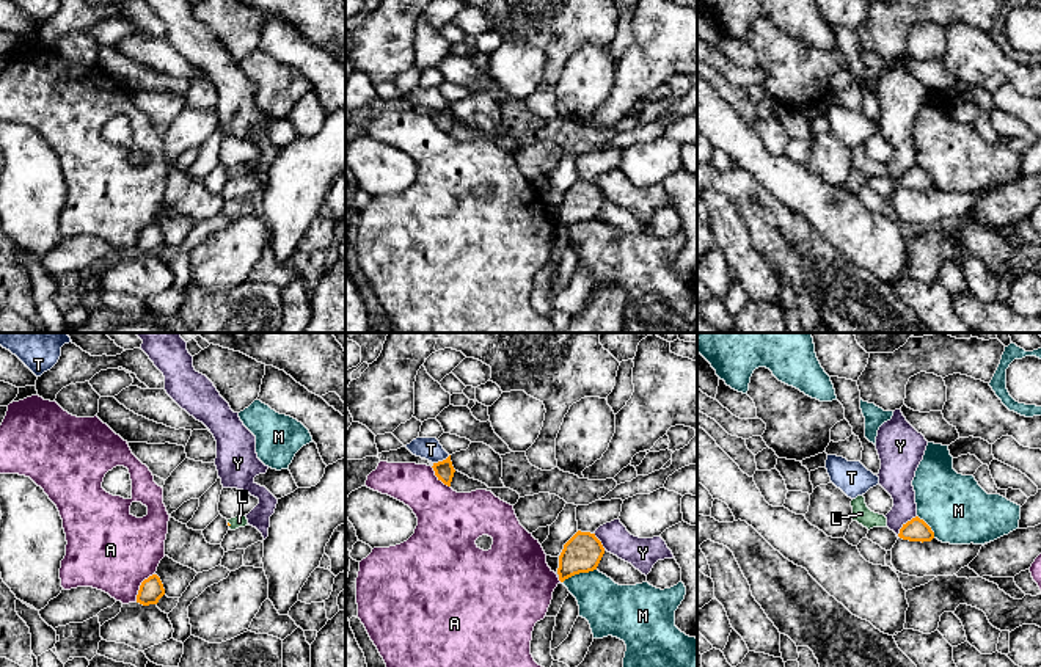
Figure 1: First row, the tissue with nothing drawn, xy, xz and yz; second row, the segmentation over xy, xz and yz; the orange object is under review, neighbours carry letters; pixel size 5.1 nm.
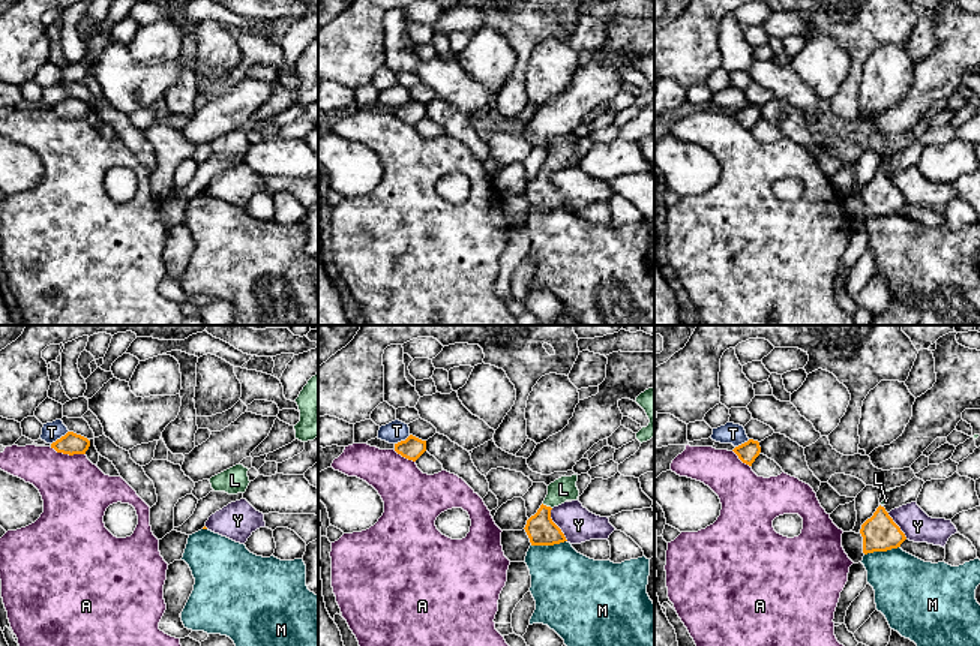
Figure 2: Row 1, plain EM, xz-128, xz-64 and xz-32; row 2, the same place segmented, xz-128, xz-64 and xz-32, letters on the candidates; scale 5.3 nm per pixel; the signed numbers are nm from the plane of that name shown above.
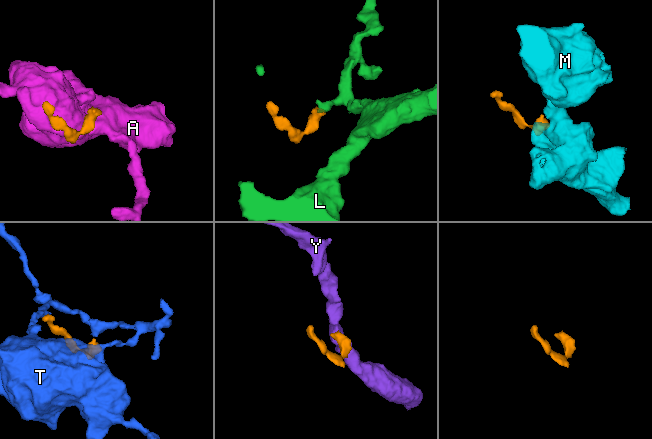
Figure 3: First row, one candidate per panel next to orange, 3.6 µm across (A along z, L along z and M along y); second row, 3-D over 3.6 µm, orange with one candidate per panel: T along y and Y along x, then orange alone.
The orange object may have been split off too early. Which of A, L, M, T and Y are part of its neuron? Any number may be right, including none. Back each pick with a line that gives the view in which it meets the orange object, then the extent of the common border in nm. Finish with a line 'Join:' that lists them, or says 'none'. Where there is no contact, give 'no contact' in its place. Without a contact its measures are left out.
L: no contact
Join: L

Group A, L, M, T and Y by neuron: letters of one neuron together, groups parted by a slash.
A / L / M / T / Y

